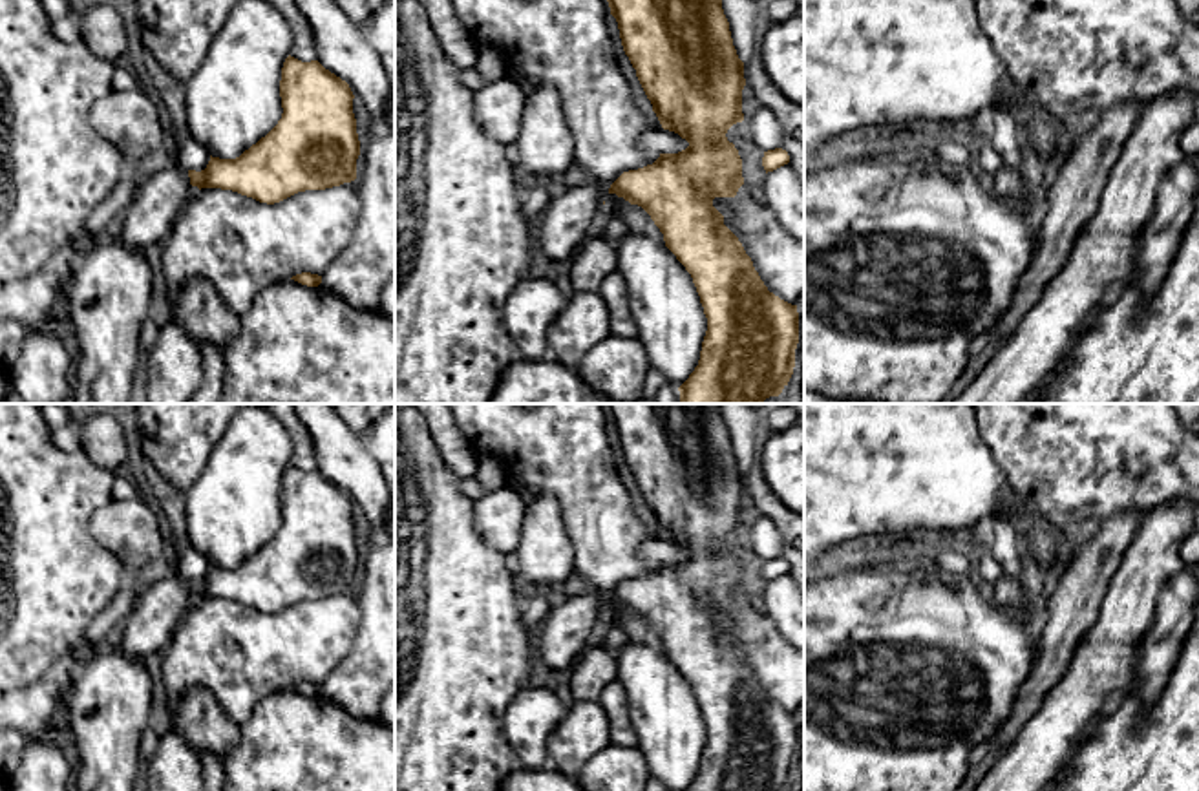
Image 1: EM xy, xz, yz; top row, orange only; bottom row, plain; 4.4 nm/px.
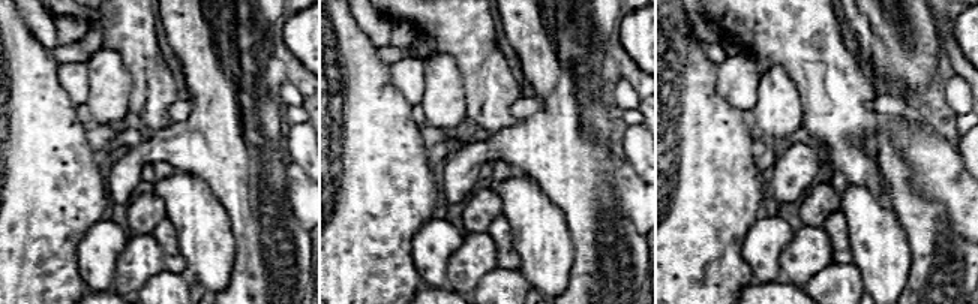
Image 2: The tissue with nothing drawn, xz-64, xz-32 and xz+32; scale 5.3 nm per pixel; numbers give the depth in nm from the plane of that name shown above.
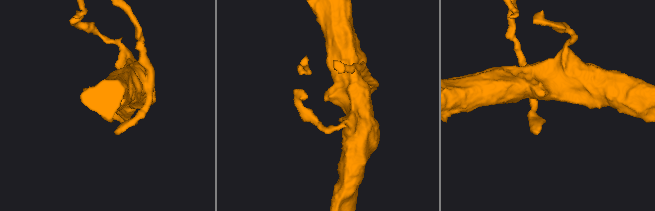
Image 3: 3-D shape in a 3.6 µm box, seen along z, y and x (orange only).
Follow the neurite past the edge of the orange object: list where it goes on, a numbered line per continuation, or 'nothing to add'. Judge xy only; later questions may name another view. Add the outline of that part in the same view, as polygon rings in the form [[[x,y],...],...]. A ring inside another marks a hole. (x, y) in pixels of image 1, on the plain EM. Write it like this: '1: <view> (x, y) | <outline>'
1: xy (150, 625) | [[[179,575],[157,581],[137,594],[135,605],[124,619],[121,649],[141,661],[166,650],[190,606],[190,597],[188,579]]]

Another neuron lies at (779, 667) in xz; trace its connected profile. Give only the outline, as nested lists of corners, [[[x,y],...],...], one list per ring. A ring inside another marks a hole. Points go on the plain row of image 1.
[[[746,592],[735,606],[715,606],[713,616],[742,652],[768,700],[797,714],[804,701],[804,650],[790,645]]]

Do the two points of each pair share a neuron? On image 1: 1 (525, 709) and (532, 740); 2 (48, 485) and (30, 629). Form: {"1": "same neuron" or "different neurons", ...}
{"1": "same neuron", "2": "same neuron"}

